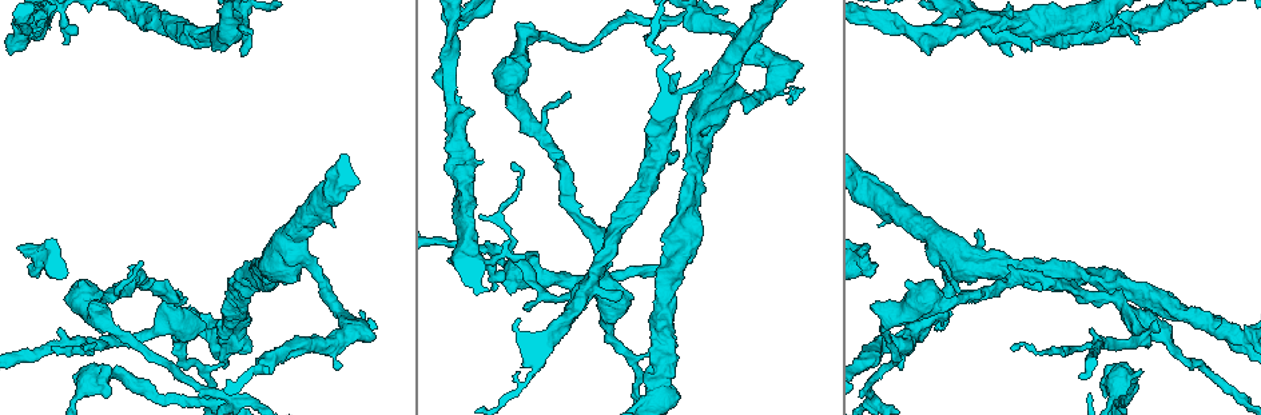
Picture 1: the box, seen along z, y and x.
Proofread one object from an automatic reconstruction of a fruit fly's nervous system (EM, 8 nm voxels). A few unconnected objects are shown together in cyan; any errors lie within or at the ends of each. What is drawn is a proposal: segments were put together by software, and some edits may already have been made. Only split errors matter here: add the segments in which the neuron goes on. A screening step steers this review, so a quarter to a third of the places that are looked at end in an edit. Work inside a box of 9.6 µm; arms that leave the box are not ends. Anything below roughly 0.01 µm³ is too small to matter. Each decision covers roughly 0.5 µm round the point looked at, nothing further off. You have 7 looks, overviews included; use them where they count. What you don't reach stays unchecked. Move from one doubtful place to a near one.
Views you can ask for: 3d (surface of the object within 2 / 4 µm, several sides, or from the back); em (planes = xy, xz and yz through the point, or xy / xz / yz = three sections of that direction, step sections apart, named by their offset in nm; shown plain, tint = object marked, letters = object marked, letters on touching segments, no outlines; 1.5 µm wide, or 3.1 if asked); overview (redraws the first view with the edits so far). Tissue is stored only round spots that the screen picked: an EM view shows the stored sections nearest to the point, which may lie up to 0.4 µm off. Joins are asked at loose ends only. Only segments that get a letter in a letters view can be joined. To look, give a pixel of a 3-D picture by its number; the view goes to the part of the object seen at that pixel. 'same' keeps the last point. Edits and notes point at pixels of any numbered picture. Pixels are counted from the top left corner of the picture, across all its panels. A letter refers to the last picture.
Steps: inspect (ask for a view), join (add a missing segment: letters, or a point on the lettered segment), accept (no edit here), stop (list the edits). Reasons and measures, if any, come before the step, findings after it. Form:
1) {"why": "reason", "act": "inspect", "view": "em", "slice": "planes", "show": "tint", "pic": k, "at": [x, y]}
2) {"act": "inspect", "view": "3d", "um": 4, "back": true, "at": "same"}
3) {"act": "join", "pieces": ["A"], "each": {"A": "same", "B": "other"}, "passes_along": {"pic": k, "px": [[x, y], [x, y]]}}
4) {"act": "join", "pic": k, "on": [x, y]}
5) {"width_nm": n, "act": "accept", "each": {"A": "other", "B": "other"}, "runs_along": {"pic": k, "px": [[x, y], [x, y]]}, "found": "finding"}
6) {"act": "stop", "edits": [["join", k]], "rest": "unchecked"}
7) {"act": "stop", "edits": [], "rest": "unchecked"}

{"why": "an open end", "act": "inspect", "view": "em", "slice": "xy", "step": 8, "show": "plain", "pic": 1, "at": [101, 303]}

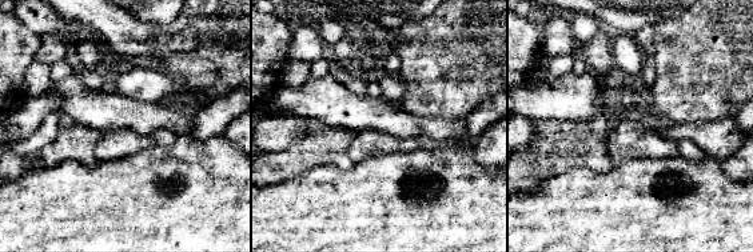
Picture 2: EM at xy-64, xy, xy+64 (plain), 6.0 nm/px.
{"act": "inspect", "view": "em", "slice": "xy", "step": 8, "show": "tint", "at": "same"}

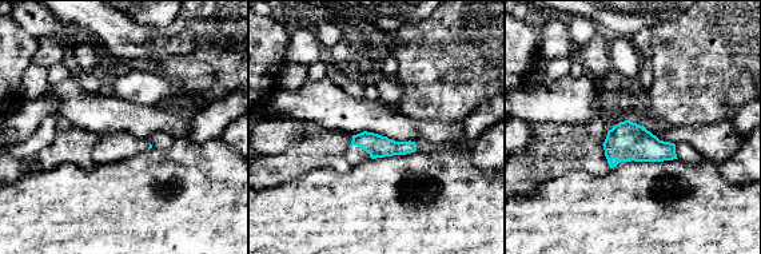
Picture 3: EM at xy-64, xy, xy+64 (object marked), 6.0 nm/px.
{"act": "inspect", "view": "em", "slice": "xy", "step": 8, "show": "letters", "at": "same"}

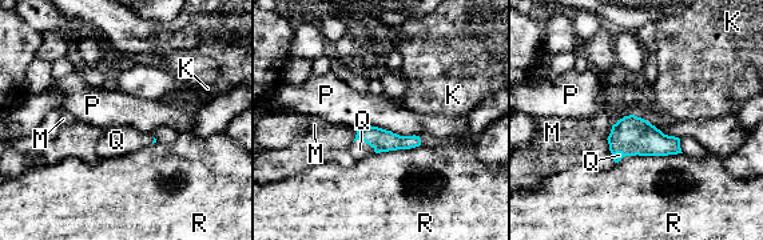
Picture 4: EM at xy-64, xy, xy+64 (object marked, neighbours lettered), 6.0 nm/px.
{"longest_contact_nm": ["R", 420], "act": "join", "pieces": ["Q"], "each": {"K": "other", "M": "other", "P": "other", "Q": "same", "R": "other"}, "passes_along": {"pic": 4, "px": [[382, 140], [365, 142], [360, 150]]}, "found": "the neuron continues"}

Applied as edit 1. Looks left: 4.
{"why": "redraw", "act": "inspect", "view": "overview"}

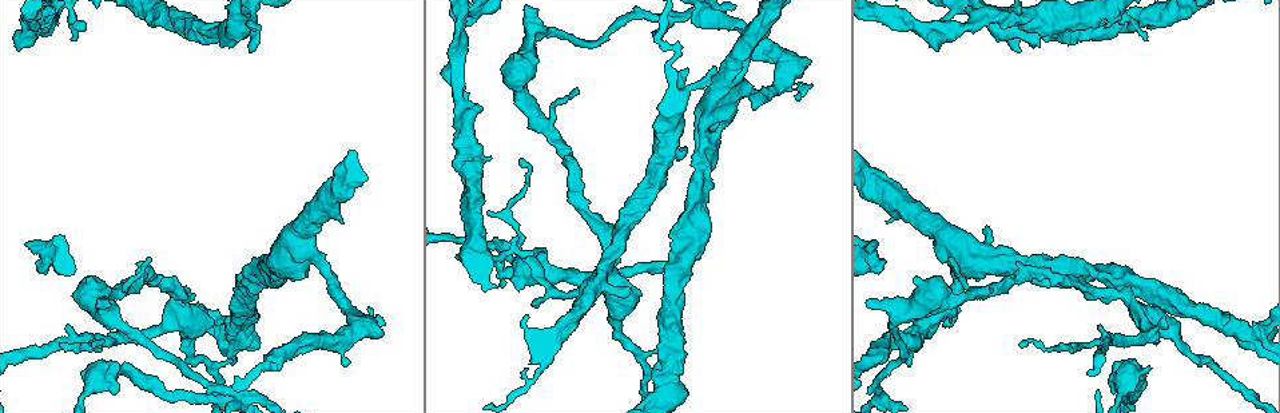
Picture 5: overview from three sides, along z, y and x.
{"why": "free end", "act": "inspect", "view": "3d", "um": 2, "pic": 5, "at": [882, 262]}

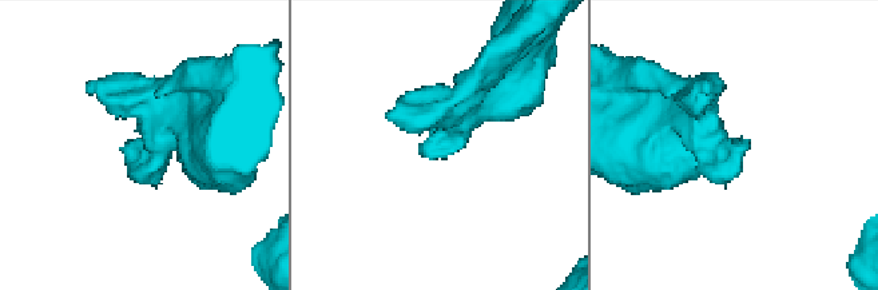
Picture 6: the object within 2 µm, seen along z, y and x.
{"act": "inspect", "view": "em", "slice": "xy", "step": 4, "show": "letters", "pic": 6, "at": [120, 150]}

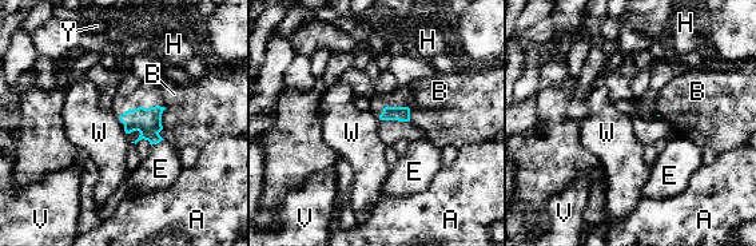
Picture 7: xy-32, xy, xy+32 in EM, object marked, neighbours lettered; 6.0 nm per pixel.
{"act": "inspect", "view": "em", "slice": "planes", "show": "letters", "at": "same"}

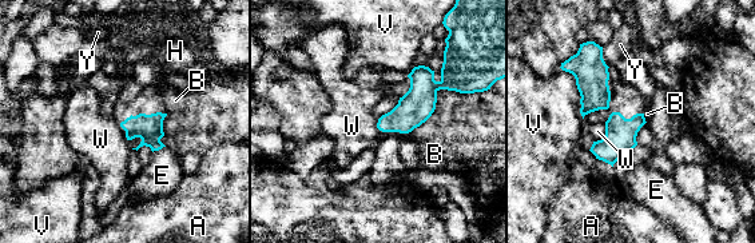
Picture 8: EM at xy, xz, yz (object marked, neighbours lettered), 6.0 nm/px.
{"act": "join", "pieces": ["E"], "each": {"A": "other", "B": "other", "E": "same", "H": "other", "V": "other", "W": "other", "Y": "other"}, "passes_along": {"pic": 8, "px": [[147, 127], [159, 148], [162, 175]]}, "found": "the neuron continues"}

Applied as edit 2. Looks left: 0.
{"act": "stop", "edits": [["join", 4], ["join", 8]], "rest": "unchecked"}

